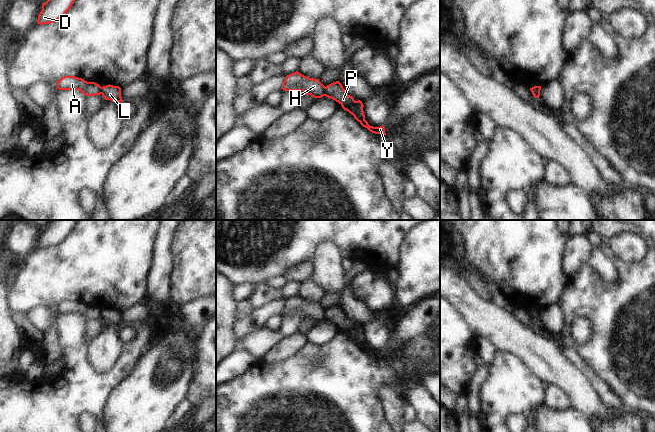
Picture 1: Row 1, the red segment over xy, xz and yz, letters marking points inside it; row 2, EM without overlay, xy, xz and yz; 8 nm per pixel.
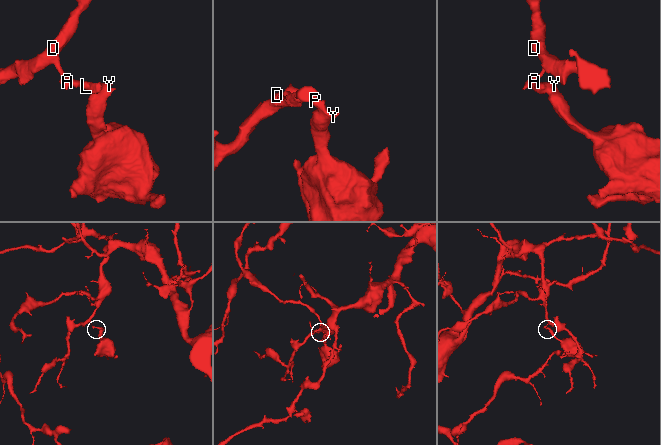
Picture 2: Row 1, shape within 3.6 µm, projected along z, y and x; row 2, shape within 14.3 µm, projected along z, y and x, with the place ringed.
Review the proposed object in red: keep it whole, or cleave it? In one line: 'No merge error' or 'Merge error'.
Merge error.

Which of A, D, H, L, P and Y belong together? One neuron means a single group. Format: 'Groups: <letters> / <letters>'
Groups: A D H / L P Y.

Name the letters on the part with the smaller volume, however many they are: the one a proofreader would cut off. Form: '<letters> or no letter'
L, P, Y

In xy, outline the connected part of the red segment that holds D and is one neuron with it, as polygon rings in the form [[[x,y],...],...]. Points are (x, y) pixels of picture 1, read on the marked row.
[[[47,0],[42,4],[37,23],[40,25],[57,21],[70,9],[75,0]]]

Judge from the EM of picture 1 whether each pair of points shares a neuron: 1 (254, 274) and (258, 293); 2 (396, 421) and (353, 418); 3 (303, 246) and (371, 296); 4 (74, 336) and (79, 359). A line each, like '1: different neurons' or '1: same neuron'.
1: different neurons
2: different neurons
3: different neurons
4: same neuron

